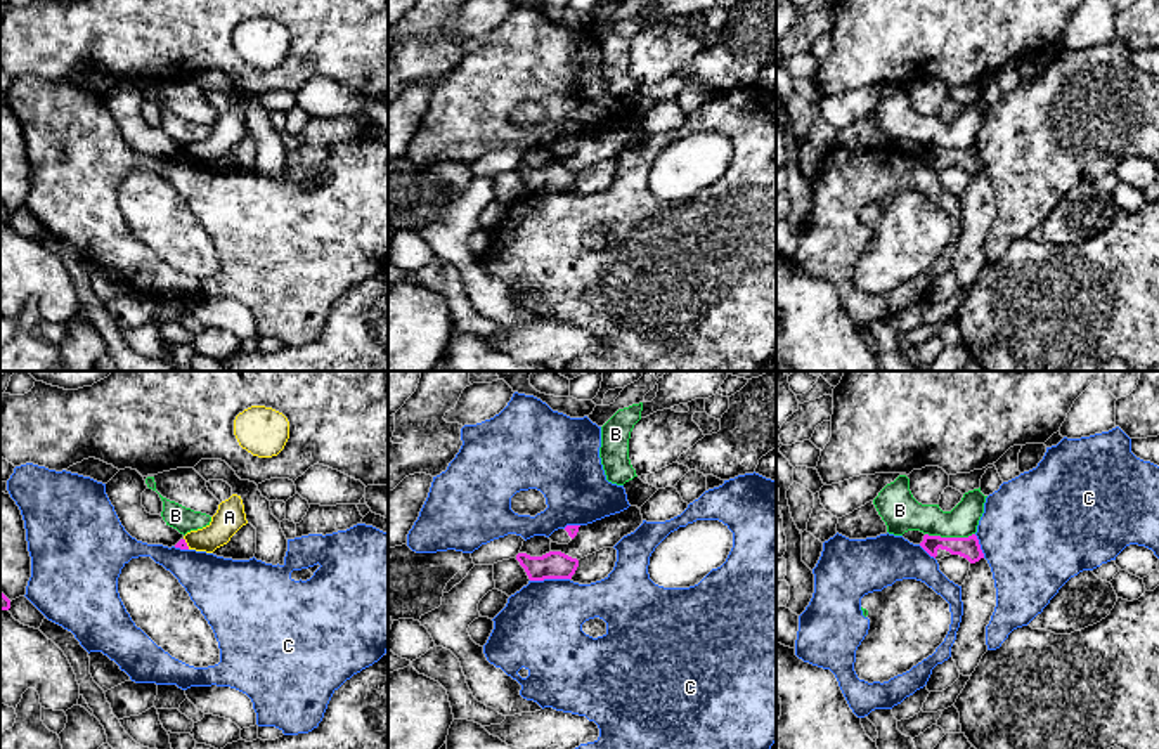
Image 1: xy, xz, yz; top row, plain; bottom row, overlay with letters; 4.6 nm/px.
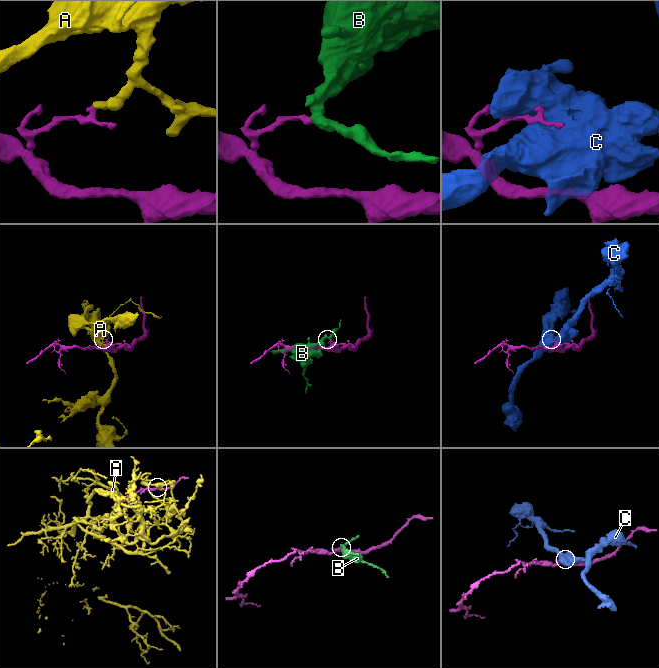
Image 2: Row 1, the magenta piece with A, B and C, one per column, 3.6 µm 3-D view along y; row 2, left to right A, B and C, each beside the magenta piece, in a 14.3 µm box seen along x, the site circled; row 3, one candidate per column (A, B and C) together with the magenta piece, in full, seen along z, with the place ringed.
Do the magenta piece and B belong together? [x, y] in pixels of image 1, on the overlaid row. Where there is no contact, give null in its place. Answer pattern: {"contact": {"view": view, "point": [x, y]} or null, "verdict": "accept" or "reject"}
{"contact": {"view": "yz", "point": [950, 538]}, "verdict": "reject"}

